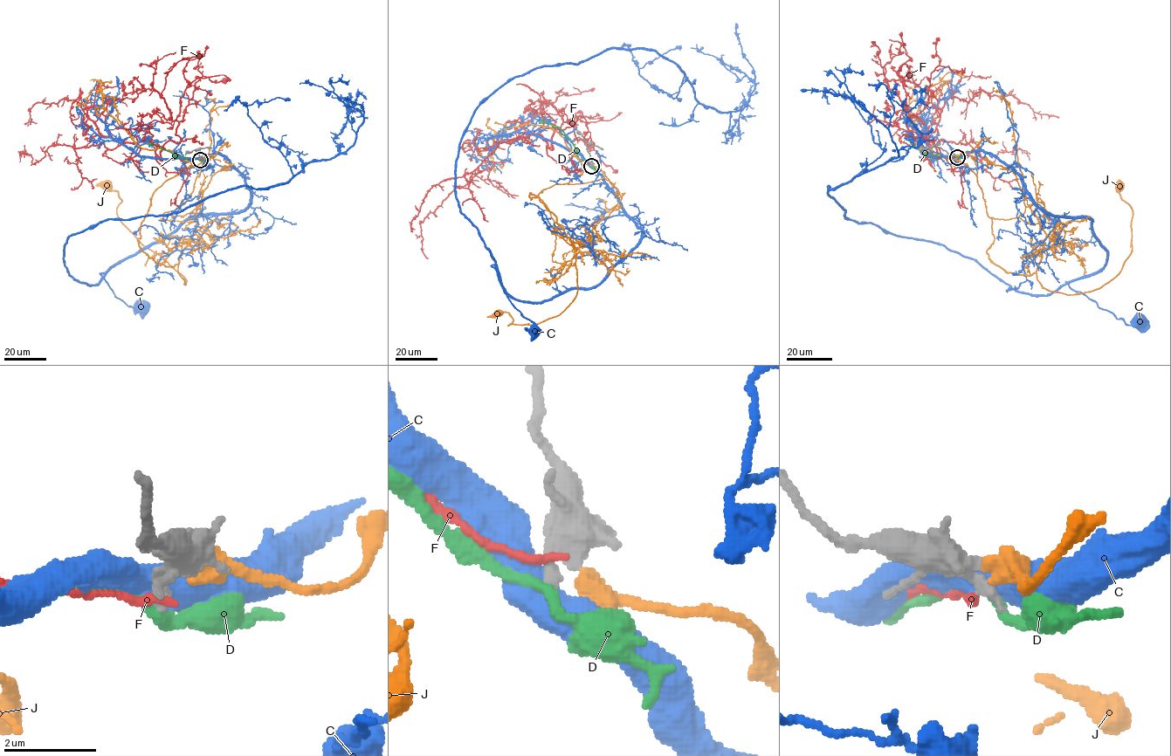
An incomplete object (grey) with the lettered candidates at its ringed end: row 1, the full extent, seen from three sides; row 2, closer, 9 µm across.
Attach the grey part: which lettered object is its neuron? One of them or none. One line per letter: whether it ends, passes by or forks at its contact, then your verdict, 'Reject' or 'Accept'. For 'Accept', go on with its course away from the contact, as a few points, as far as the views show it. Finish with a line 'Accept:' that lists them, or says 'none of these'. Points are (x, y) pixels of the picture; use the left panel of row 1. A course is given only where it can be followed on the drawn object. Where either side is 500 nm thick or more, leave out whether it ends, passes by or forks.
C: Reject
D: It passes by. Reject
F: It ends there. Reject
J: It ends there. Reject
Accept: none of these

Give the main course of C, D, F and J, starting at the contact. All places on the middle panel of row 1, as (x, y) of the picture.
C: (590, 165), (642, 237), (600, 283), (540, 302), (514, 299), (493, 264), (509, 300), (535, 331)
D: (590, 165), (578, 157), (574, 145), (560, 127), (543, 122), (541, 119)
F: (590, 164), (573, 154), (570, 172), (540, 135), (483, 149), (493, 165), (421, 223), (428, 258)
J: (592, 165), (605, 175), (529, 194), (575, 248), (573, 301), (532, 325), (507, 325), (513, 319), (499, 312)

